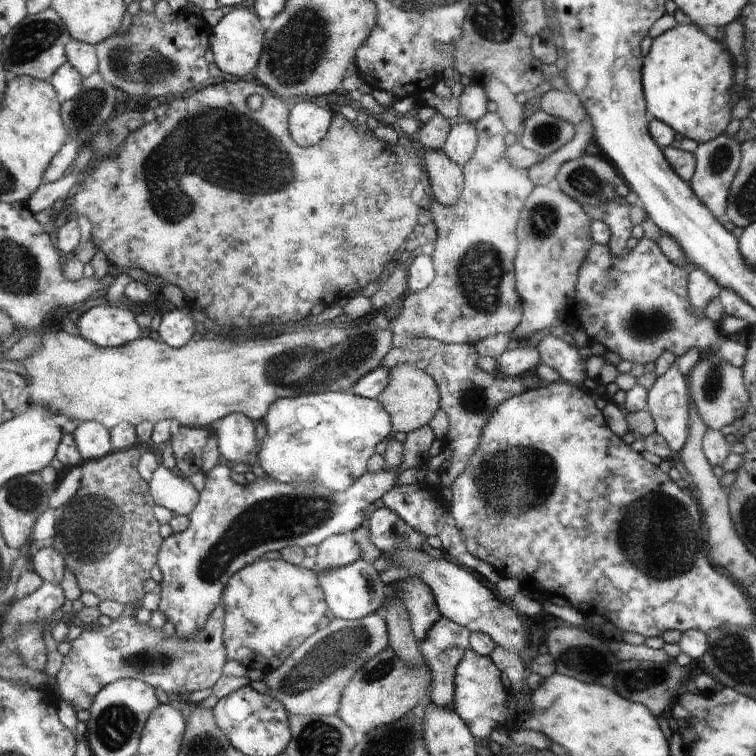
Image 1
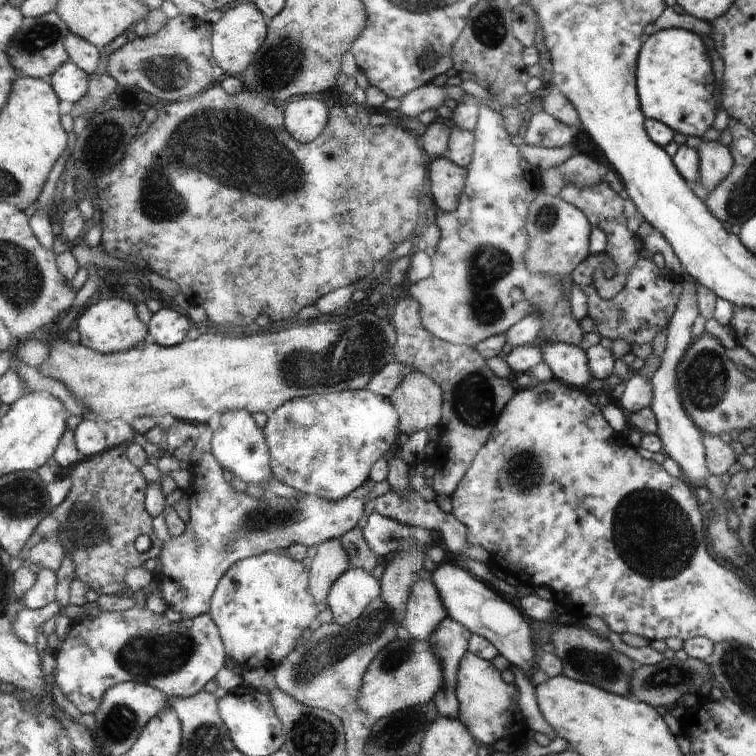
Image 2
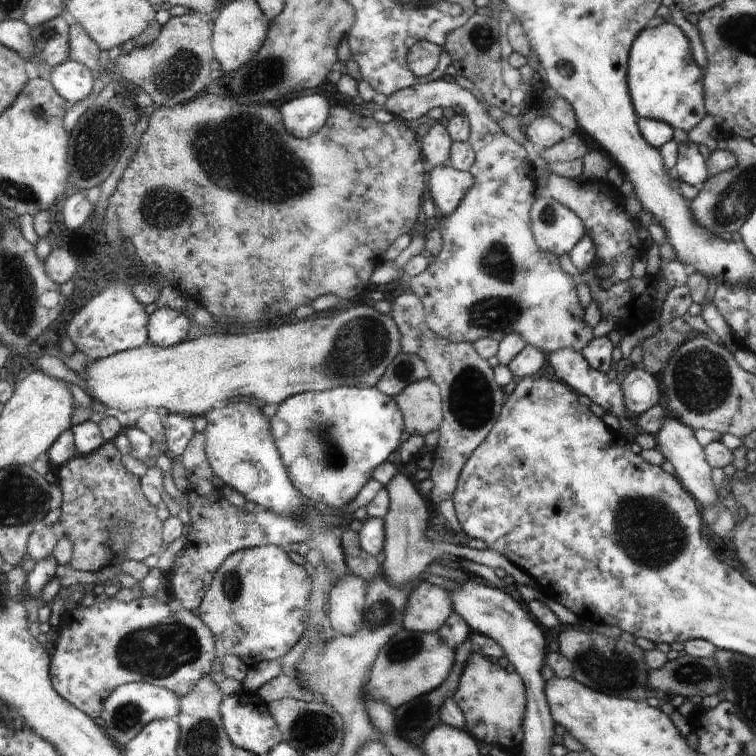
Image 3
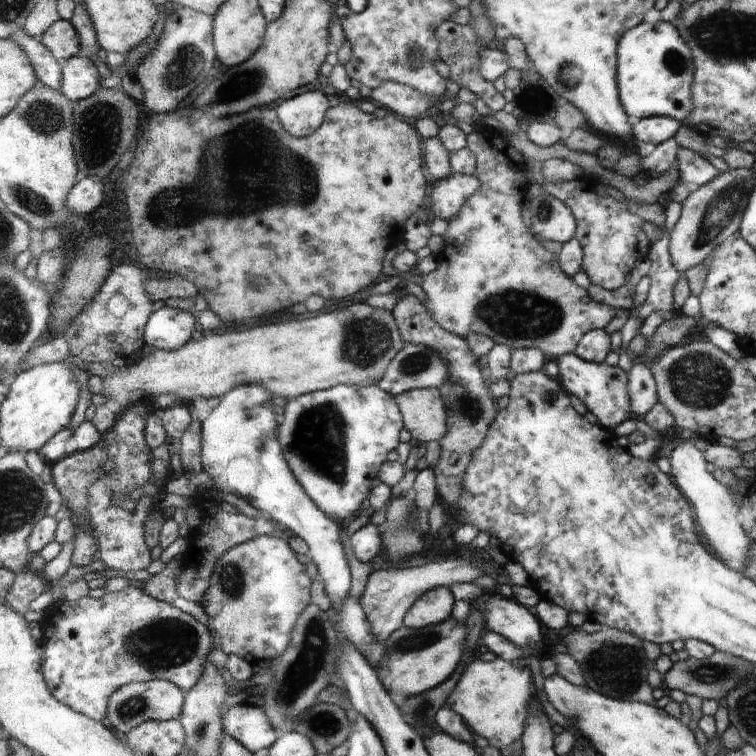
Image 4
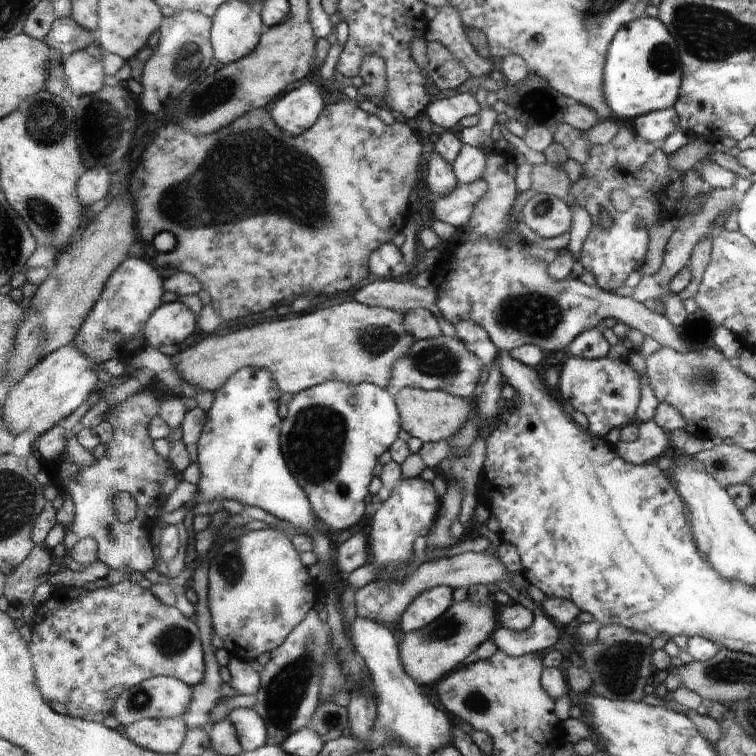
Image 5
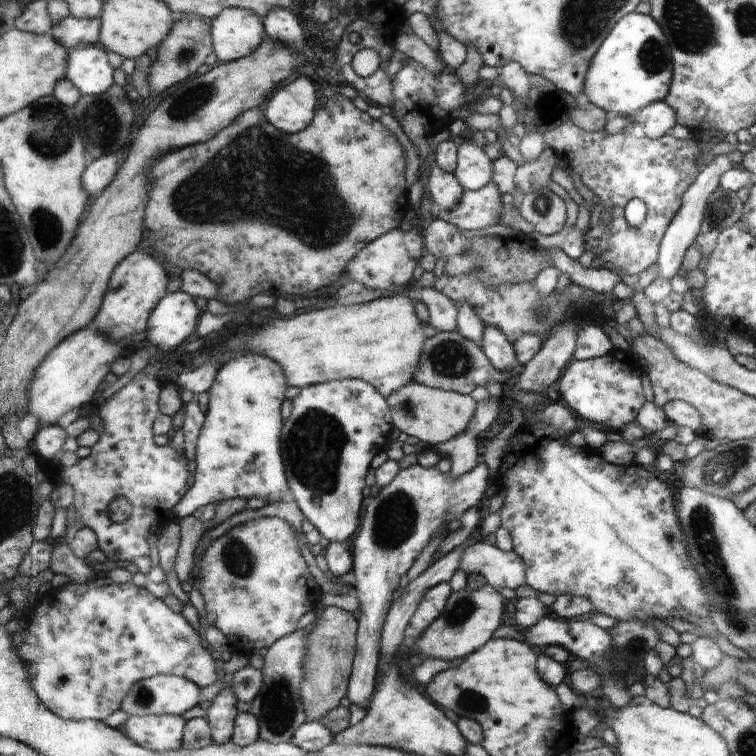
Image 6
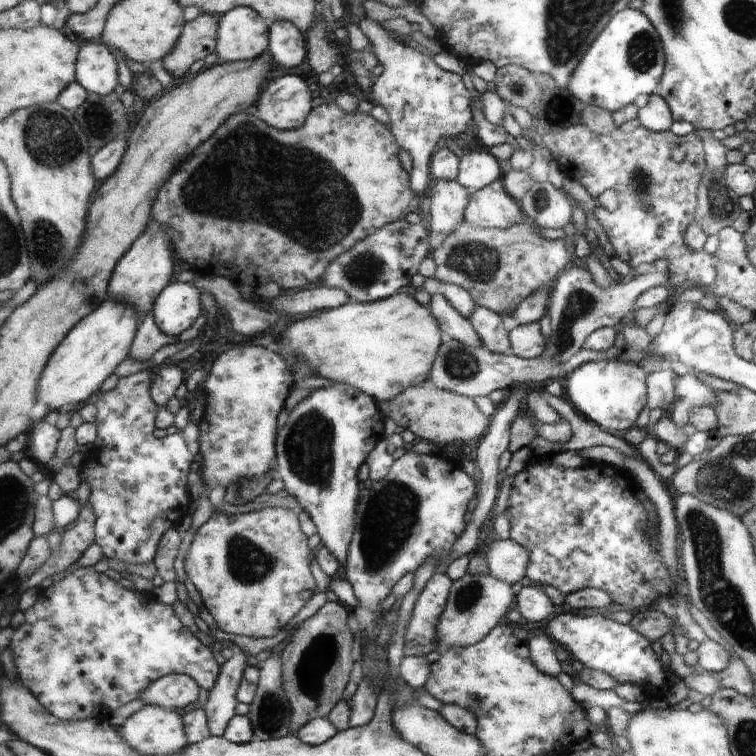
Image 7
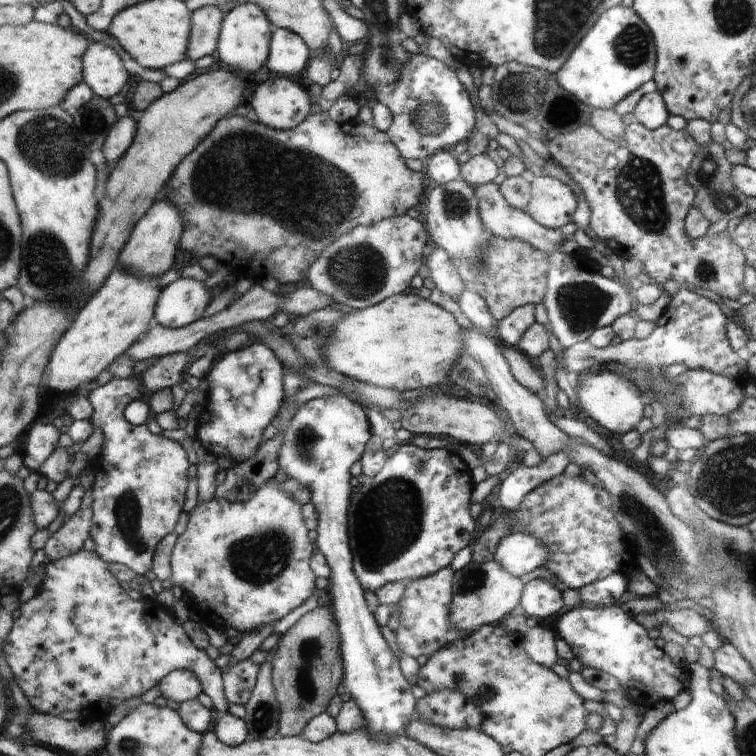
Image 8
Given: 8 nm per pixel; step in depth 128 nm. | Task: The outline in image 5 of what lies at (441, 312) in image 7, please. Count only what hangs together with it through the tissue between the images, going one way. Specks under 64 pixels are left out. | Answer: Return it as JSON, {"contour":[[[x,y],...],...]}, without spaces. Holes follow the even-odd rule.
{"contour":[[[375,278],[358,289],[354,301],[405,313],[418,307],[429,309],[428,306],[436,302],[436,293],[432,287],[424,288],[399,280]]]}

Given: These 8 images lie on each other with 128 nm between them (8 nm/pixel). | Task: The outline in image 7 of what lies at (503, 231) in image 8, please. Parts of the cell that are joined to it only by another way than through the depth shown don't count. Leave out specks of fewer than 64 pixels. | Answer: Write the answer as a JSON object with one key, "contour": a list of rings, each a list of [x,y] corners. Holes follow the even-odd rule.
{"contour":[[[495,180],[471,194],[472,200],[464,214],[466,222],[485,229],[506,228],[519,222],[530,224],[521,205],[505,191],[503,181]]]}

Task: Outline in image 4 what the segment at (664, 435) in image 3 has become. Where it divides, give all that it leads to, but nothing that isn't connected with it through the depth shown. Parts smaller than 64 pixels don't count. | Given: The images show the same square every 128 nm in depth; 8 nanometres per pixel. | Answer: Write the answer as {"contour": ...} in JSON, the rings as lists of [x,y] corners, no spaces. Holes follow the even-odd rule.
{"contour":[[[679,436],[676,438],[679,438],[680,441],[677,442],[674,446],[674,449],[671,452],[671,455],[669,457],[670,464],[671,464],[671,475],[674,477],[674,480],[677,482],[678,488],[681,488],[681,491],[685,493],[687,496],[687,499],[690,501],[690,504],[693,504],[693,507],[695,508],[695,511],[697,512],[697,519],[698,519],[698,526],[702,529],[702,532],[704,536],[706,536],[706,540],[708,540],[708,543],[712,544],[712,548],[716,550],[716,555],[721,556],[722,560],[725,560],[725,564],[727,567],[730,567],[731,569],[734,569],[736,572],[743,571],[743,568],[745,567],[745,562],[749,559],[749,544],[750,539],[749,535],[745,532],[745,529],[742,528],[741,520],[739,519],[739,504],[736,503],[735,498],[732,498],[732,494],[728,492],[728,488],[724,488],[720,482],[716,482],[716,478],[706,470],[706,460],[704,460],[704,454],[696,448],[694,444],[690,444],[690,442],[686,442],[686,439],[681,439]]]}

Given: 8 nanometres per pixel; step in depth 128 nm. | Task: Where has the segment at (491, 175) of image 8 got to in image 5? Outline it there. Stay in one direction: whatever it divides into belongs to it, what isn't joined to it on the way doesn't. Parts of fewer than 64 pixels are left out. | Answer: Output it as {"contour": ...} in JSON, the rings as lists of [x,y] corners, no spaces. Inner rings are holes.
{"contour":[[[463,144],[458,156],[451,162],[458,184],[468,184],[480,179],[485,172],[486,155],[489,150]]]}

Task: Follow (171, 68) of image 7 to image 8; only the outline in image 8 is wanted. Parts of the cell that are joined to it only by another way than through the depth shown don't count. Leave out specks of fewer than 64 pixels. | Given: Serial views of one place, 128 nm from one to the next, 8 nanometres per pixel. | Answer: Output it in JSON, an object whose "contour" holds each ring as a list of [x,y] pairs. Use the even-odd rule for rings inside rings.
{"contour":[[[203,6],[198,10],[194,10],[189,60],[197,61],[216,50],[218,32],[221,32],[221,25],[226,11],[227,8],[218,6]]]}

